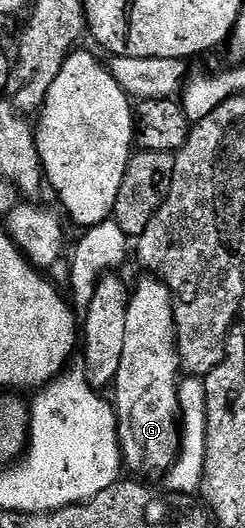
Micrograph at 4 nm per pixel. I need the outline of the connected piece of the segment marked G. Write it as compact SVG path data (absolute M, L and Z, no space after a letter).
M145 277L133 288L127 305L124 353L121 354L119 372L112 384L112 402L118 415L118 446L122 448L122 462L127 472L138 477L153 471L169 468L177 459L182 445L182 432L178 407L180 364L178 362L178 340L174 338L174 306L170 290L157 277Z

